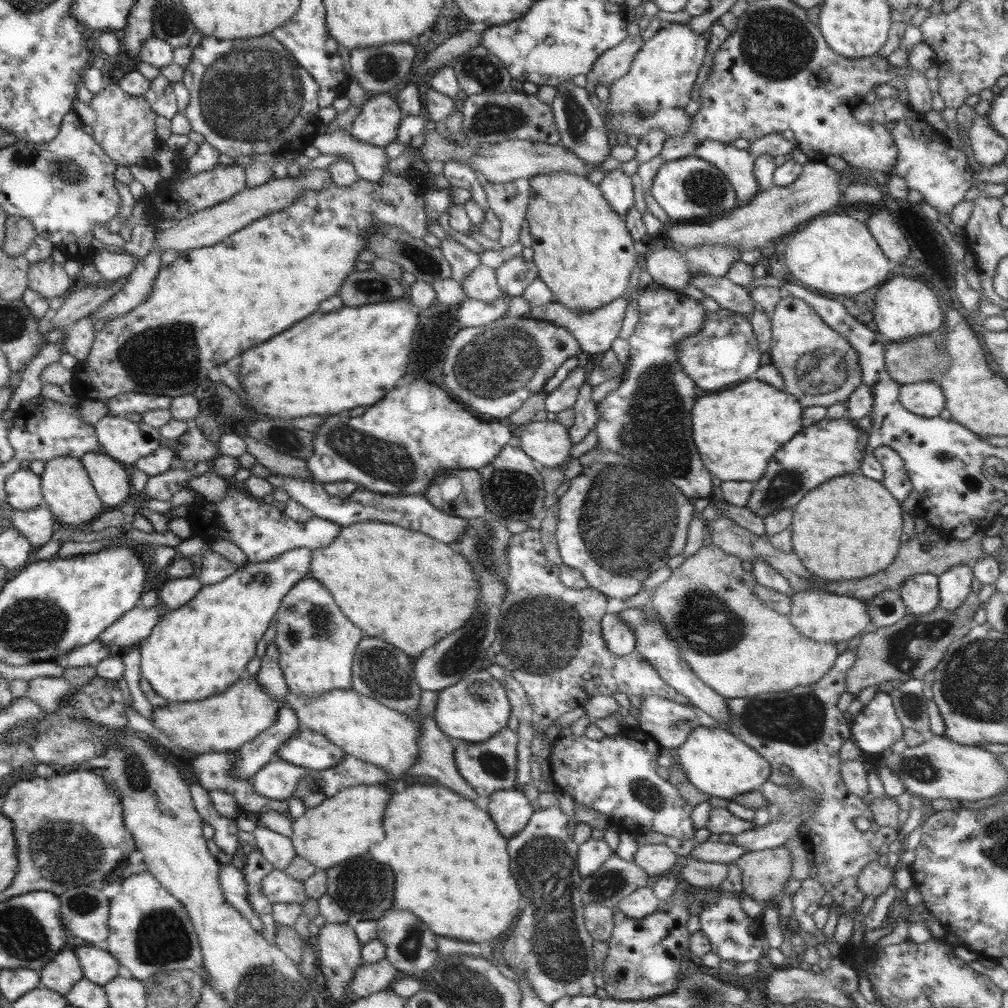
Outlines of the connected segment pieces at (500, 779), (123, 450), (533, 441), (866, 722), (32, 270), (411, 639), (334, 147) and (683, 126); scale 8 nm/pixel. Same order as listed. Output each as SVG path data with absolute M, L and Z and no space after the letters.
M508 726L498 734L490 736L486 742L468 742L462 739L452 740L456 768L460 776L476 790L478 796L489 797L496 790L514 788L517 783L518 771L518 741L520 736L516 730Z
M104 416L95 424L101 451L114 460L134 465L161 445L159 430L144 422L130 422L126 417Z
M553 421L530 422L522 428L516 442L535 464L547 468L560 467L571 456L573 443L566 426Z
M877 691L851 720L853 741L861 748L863 756L876 758L894 742L903 740L902 726L890 694Z
M51 257L29 264L27 275L30 290L36 291L36 294L48 301L65 296L70 291L73 281L66 274L64 265L56 264Z
M364 521L343 526L331 544L314 549L309 572L334 592L342 614L366 636L382 638L408 656L420 656L474 612L476 578L462 558L448 544L421 531Z
M334 129L330 133L321 131L312 140L312 145L314 148L318 148L322 154L346 156L354 165L357 175L368 181L380 181L382 175L388 169L388 154L386 154L384 147L374 146L374 144L368 144L356 139L356 137L352 136L349 129Z
M676 22L644 41L628 73L610 83L610 97L604 106L604 116L620 140L627 136L640 140L654 128L660 128L666 138L690 132L693 116L684 108L692 100L692 88L703 65L708 42L688 24Z

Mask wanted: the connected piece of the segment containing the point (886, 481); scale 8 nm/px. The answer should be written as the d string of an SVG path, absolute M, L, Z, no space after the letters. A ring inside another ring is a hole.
M880 446L874 450L874 459L884 470L882 484L890 490L890 494L896 500L902 503L913 489L909 472L902 456L888 446Z

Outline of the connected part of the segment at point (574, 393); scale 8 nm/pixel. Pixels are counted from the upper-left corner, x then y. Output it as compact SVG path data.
M584 366L576 367L554 391L547 394L544 410L548 413L560 413L562 410L573 408L579 396L580 387L586 380Z

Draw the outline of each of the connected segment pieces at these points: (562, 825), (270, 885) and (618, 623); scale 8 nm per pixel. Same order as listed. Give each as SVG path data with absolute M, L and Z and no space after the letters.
M558 806L543 808L533 812L522 832L507 839L510 872L514 874L524 906L522 914L518 916L517 926L512 928L512 934L504 942L503 959L500 962L520 970L536 996L549 1006L564 997L594 997L597 988L594 985L594 971L597 967L592 957L594 941L585 928L584 905L579 896L579 885L583 879L576 862L579 844L572 839L569 821L570 815L564 814Z
M274 869L262 882L264 895L273 904L295 903L304 905L308 900L304 881L294 879L284 871Z
M606 613L600 618L599 624L608 651L624 656L635 650L636 635L618 613Z

